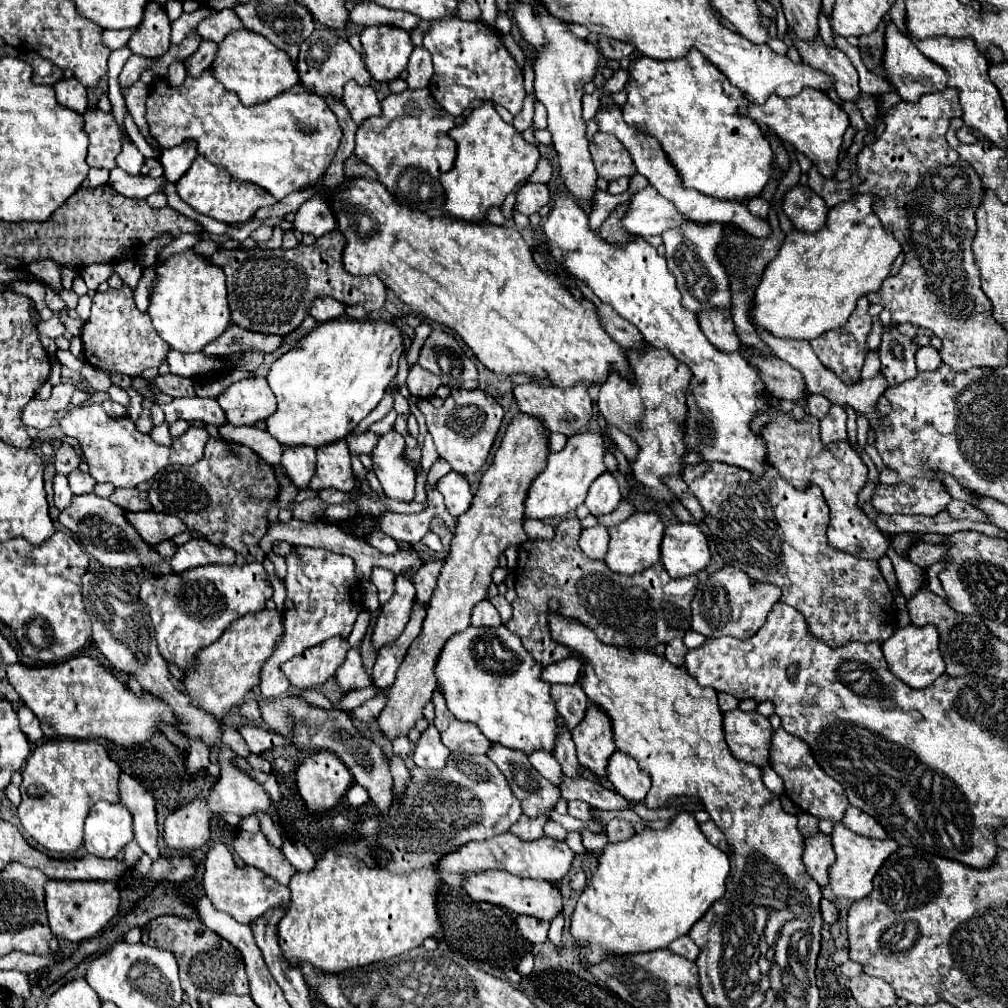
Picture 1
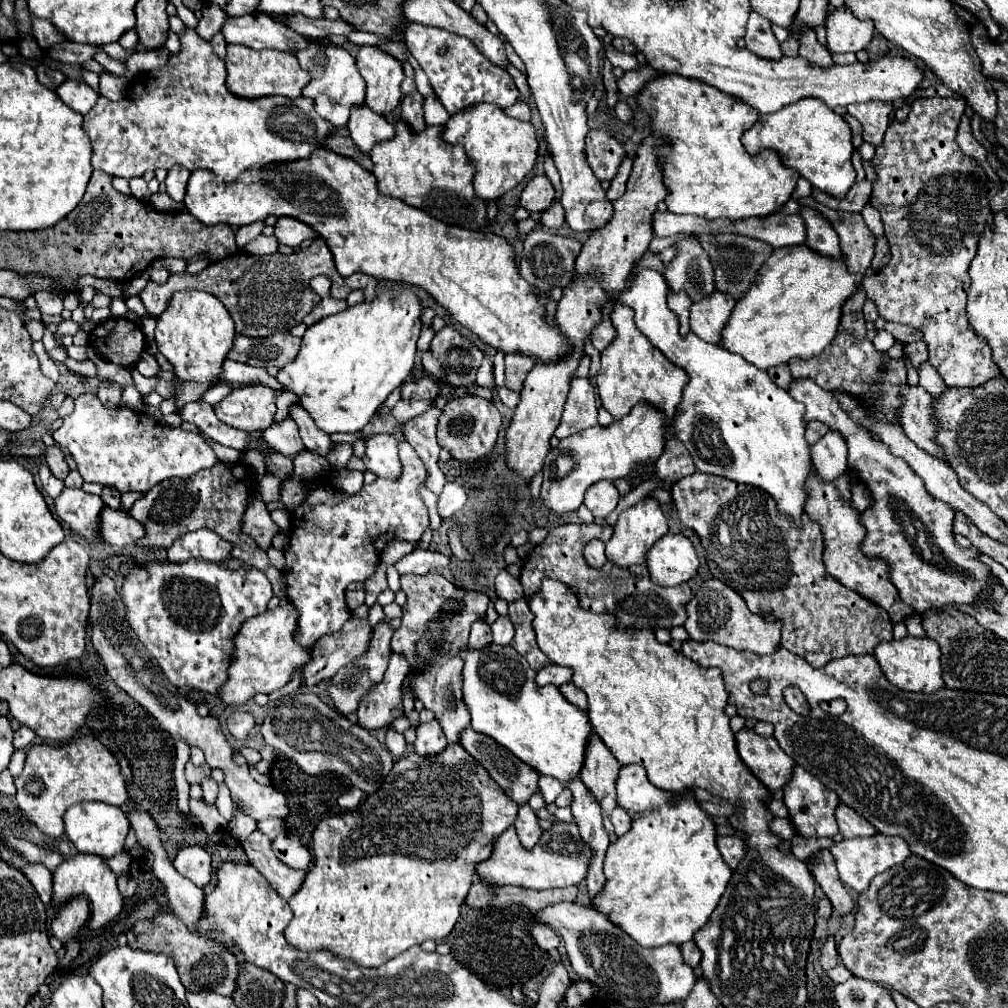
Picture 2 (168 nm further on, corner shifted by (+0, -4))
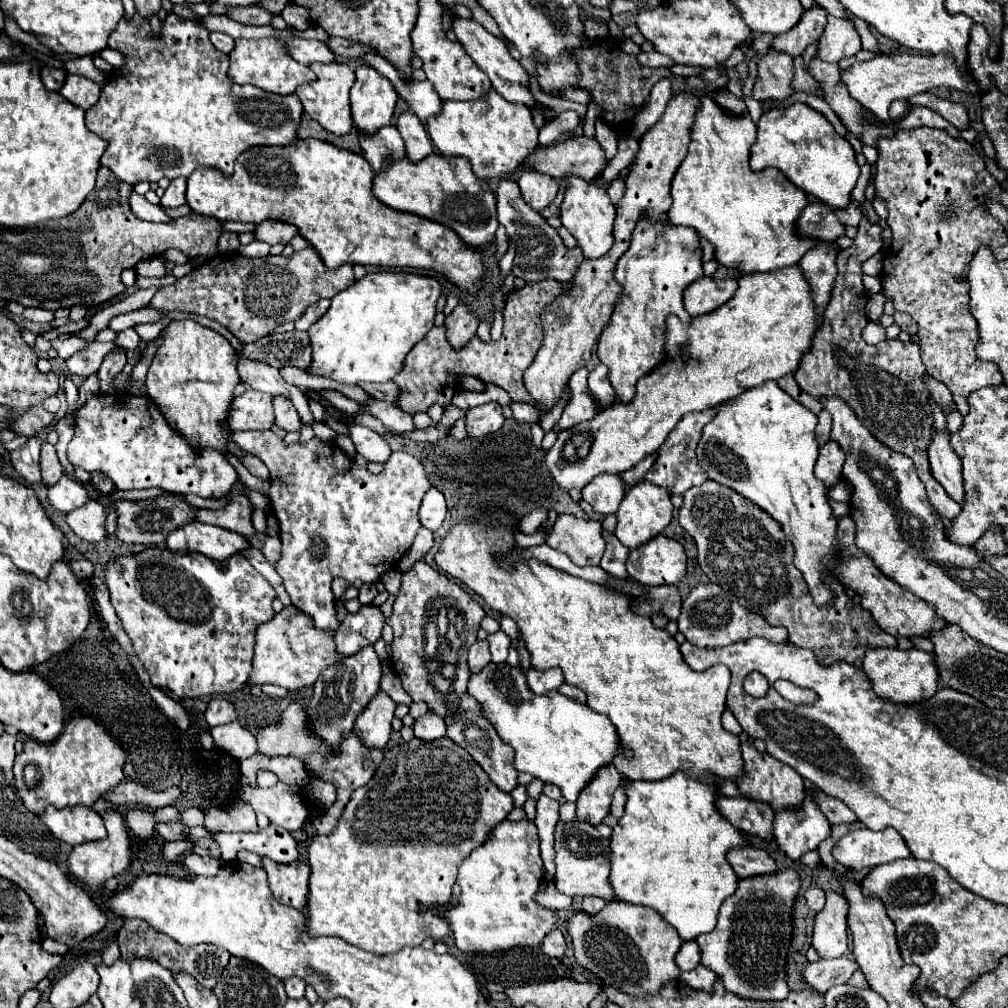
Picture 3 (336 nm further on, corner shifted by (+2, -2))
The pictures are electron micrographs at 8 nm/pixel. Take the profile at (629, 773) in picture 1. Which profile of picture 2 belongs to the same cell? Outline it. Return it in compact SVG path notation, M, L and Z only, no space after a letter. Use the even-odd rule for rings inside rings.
M624 765L616 781L616 791L618 805L640 811L644 817L642 821L634 821L632 829L608 847L604 859L606 883L600 897L592 899L592 907L608 915L614 925L624 929L624 933L642 947L662 947L668 943L682 945L708 921L732 877L732 869L724 863L716 847L714 823L700 807L696 807L694 797L686 795L678 805L668 805L672 793L656 789L648 781L642 765Z

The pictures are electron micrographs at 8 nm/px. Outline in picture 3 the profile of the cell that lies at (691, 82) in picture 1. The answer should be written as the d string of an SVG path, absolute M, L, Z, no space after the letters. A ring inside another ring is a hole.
M704 95L700 103L702 109L696 111L688 155L680 163L670 187L672 207L668 211L668 217L672 225L694 227L700 237L708 239L714 245L714 259L724 267L736 269L740 275L768 273L798 265L802 255L806 255L810 249L818 245L816 239L802 237L798 235L796 229L796 221L802 209L808 205L806 193L798 189L794 183L790 183L790 179L786 179L782 171L764 169L762 173L754 173L750 169L749 155L751 146L756 140L757 126L748 115L746 117L728 115L708 95Z

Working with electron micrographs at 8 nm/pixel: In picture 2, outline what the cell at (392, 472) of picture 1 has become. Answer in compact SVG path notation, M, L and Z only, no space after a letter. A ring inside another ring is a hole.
M390 433L366 439L366 455L362 461L368 471L372 471L376 477L382 479L394 481L402 473L402 465L398 459L398 441Z

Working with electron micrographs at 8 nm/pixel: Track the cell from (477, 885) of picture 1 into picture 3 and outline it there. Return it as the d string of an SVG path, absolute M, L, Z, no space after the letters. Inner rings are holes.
M610 901L598 915L578 911L568 919L568 933L572 937L576 961L596 973L604 985L622 989L628 995L644 997L660 991L662 983L674 981L680 975L680 969L674 965L674 957L682 939L674 927L670 927L650 907Z

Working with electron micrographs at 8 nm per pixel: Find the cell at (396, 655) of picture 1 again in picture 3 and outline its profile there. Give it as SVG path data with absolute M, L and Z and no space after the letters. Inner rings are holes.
M380 691L356 719L354 733L360 737L366 749L386 749L392 733L390 721L394 717L394 707L396 703L384 691Z

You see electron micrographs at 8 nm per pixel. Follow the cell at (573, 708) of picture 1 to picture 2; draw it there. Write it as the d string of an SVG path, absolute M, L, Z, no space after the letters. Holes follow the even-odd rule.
M564 683L564 685L560 685L560 691L562 691L562 695L564 695L572 705L576 705L578 709L584 709L584 711L588 709L584 691L580 691L576 685L572 685L572 683Z

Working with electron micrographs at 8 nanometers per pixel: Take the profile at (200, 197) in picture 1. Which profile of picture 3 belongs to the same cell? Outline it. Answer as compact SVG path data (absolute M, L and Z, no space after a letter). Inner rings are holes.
M294 139L294 143L288 143L286 147L254 147L250 151L244 151L240 157L238 157L238 163L234 167L234 173L230 177L222 175L222 171L214 169L214 167L198 167L190 177L188 177L188 191L186 191L186 201L190 205L190 209L194 213L200 213L200 215L210 215L210 217L216 217L218 221L240 221L240 223L262 223L266 219L278 219L278 221L286 221L286 223L292 223L298 227L298 235L304 237L314 249L318 249L318 255L320 259L324 261L326 267L330 269L336 269L344 263L350 263L350 265L364 265L364 267L384 267L384 269L424 269L424 271L436 271L436 273L442 273L448 281L456 283L460 289L466 289L470 295L476 293L476 289L480 287L480 279L482 279L482 273L484 273L484 267L482 267L482 257L468 245L462 243L462 239L448 227L440 225L440 223L434 223L434 221L428 221L428 219L422 219L418 215L410 215L410 213L400 213L400 211L394 211L390 207L386 207L384 203L380 203L374 193L372 193L372 179L374 179L374 171L370 167L370 163L362 157L362 155L356 155L352 151L346 151L346 149L340 149L332 143L326 143L326 141L320 141L320 139Z

